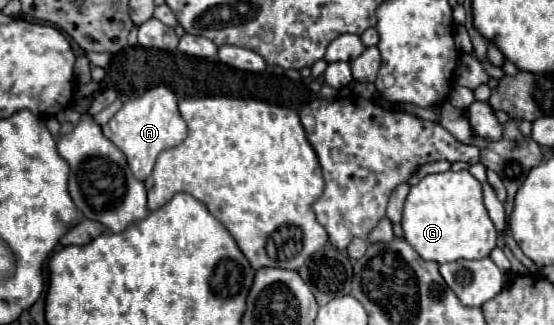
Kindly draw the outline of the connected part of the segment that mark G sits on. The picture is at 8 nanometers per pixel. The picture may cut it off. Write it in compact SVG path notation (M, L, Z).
M467 170L427 174L421 182L411 186L403 208L403 234L423 260L437 264L453 260L485 258L495 248L497 230L483 206L481 182Z

